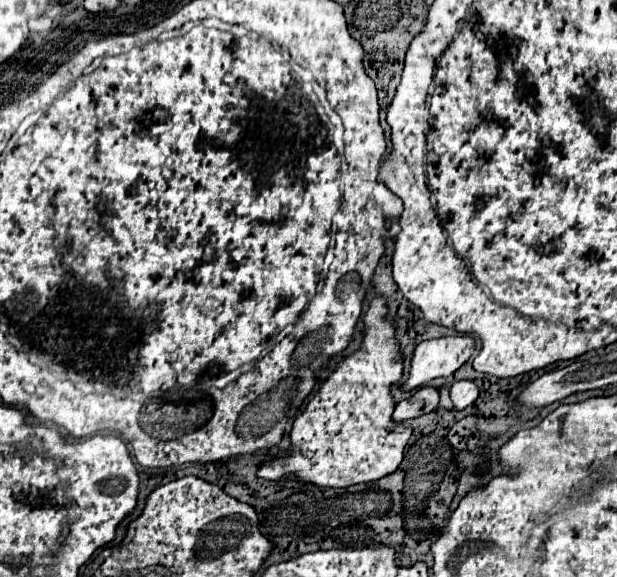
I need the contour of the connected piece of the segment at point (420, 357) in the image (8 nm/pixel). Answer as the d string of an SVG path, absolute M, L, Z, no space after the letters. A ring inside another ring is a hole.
M454 335L422 341L414 349L408 381L404 381L400 389L408 393L412 389L428 385L432 379L452 375L462 363L470 359L472 351L474 337L470 335Z

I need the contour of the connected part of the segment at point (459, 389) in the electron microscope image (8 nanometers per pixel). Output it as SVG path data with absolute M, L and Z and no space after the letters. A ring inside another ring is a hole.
M456 381L450 389L450 397L456 409L466 409L478 399L478 387L474 381Z

